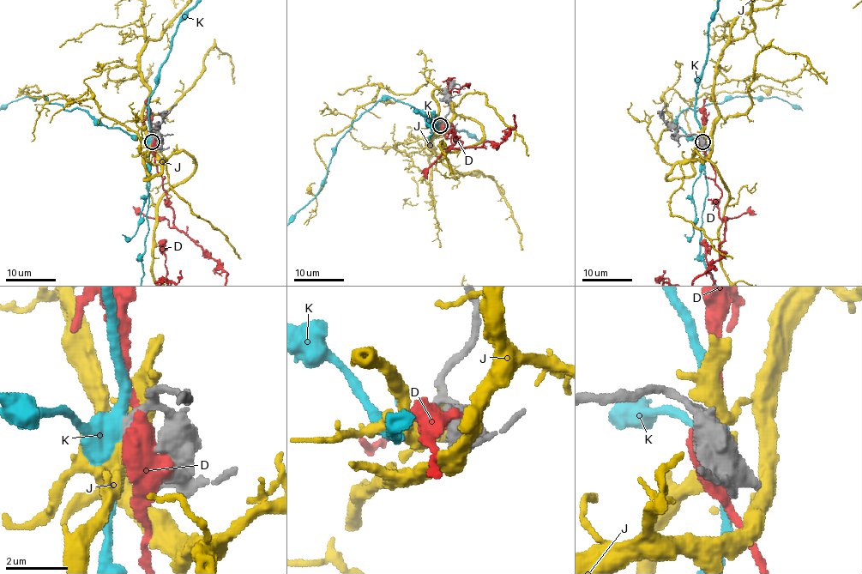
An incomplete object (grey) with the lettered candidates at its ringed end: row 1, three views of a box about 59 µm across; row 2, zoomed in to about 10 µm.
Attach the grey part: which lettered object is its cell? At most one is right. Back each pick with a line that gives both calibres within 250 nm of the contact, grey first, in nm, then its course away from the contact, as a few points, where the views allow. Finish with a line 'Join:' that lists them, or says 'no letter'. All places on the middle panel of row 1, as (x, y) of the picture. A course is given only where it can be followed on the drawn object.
J: calibres 320 and 400 nm; course (439, 125), (452, 103), (428, 80), (411, 93), (378, 88), (348, 125), (316, 141), (327, 178), (306, 224)
Join: J

